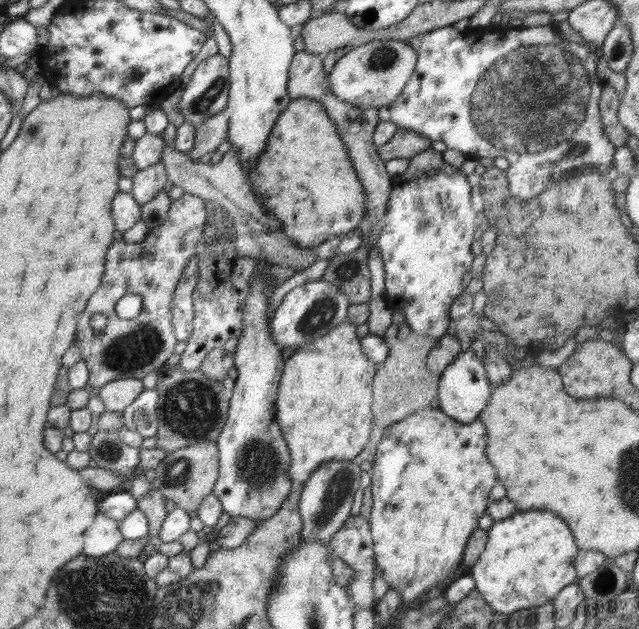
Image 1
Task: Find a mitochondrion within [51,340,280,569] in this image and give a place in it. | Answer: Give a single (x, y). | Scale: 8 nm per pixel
(191, 408)

